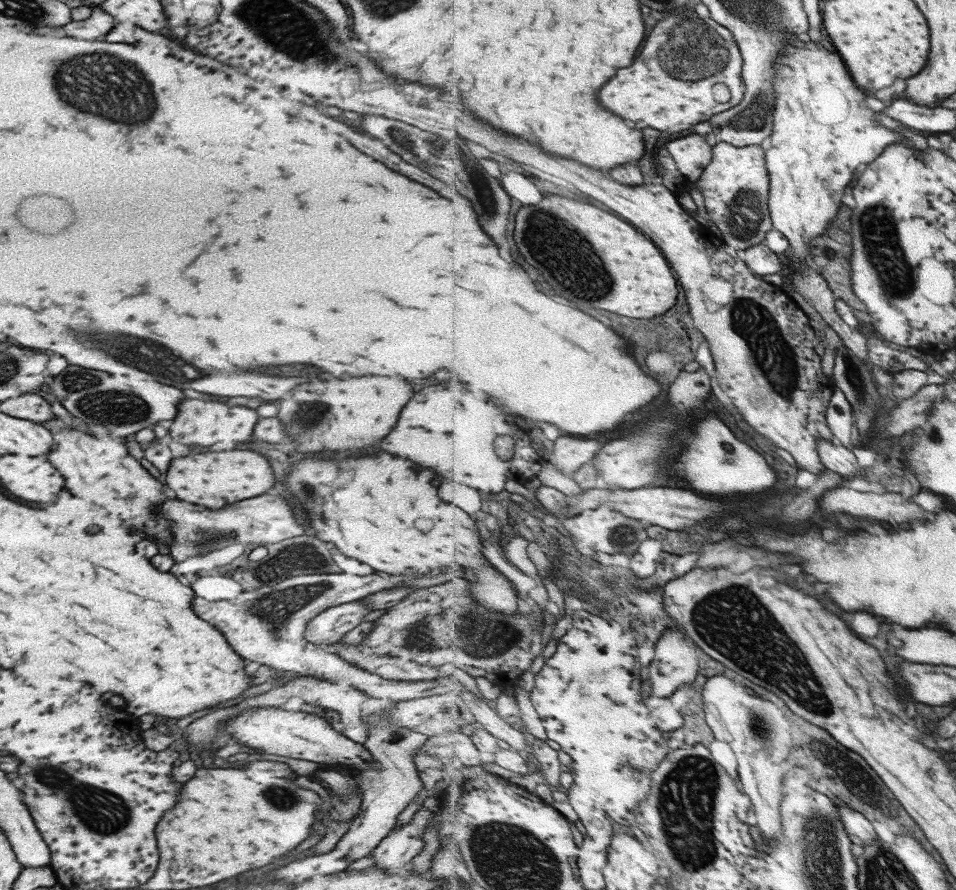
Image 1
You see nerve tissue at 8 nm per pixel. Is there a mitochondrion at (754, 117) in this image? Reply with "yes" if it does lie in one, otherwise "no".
yes

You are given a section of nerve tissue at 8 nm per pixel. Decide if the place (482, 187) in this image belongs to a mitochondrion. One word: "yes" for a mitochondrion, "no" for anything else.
yes

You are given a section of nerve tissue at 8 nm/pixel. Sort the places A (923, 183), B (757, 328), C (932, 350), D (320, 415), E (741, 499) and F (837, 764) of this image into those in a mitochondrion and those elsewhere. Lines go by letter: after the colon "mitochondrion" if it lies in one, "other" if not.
A: other
B: mitochondrion
C: other
D: mitochondrion
E: other
F: mitochondrion

